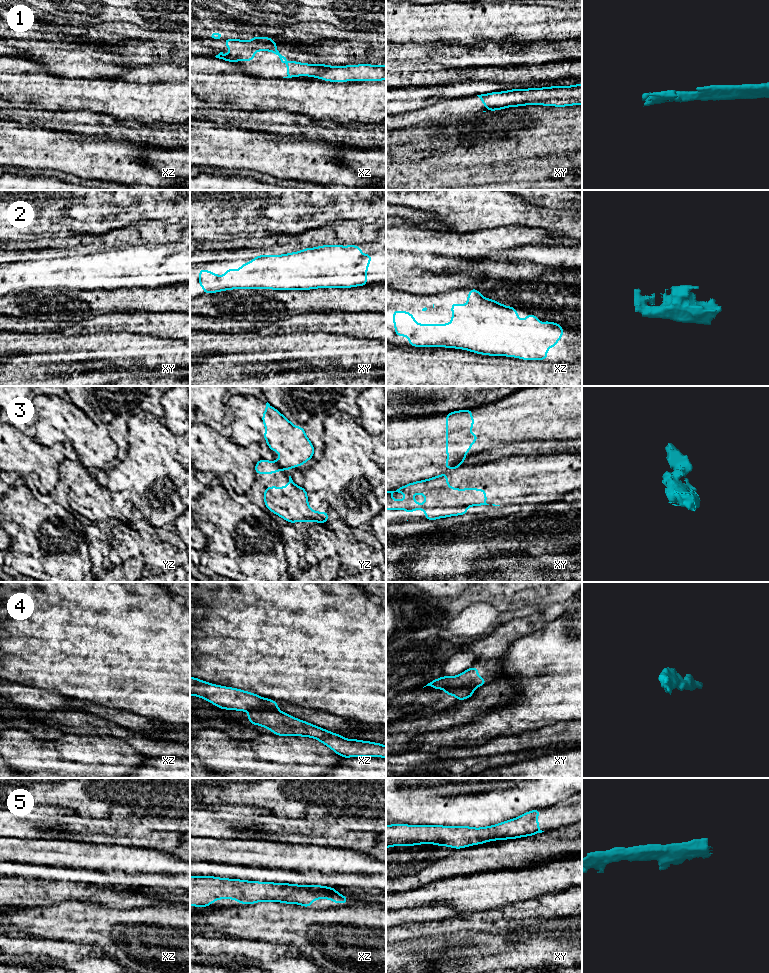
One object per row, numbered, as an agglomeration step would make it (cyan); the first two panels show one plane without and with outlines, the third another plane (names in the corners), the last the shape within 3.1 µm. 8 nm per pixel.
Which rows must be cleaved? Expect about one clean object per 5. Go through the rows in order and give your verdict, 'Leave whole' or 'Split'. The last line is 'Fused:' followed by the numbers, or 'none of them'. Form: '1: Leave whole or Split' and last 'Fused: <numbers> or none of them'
1: Leave whole
2: Leave whole
3: Split
4: Split
5: Leave whole
Fused: 3, 4

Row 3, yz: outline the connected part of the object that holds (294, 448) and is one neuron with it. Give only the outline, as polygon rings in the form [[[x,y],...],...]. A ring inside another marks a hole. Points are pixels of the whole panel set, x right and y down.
[[[268,402],[262,421],[266,428],[263,436],[270,450],[279,452],[277,463],[282,469],[294,469],[296,465],[300,468],[306,461],[313,458],[313,444],[307,438],[302,426],[294,426]]]

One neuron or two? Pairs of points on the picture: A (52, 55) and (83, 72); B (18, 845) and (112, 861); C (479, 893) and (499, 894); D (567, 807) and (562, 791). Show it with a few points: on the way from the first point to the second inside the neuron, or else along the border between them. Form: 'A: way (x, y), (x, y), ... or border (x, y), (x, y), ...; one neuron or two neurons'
A: way (60, 57), (75, 64); one neuron
B: way (41, 851), (89, 856); one neuron
C: way (484, 893), (494, 893); one neuron
D: border (571, 795), (543, 808); two neurons

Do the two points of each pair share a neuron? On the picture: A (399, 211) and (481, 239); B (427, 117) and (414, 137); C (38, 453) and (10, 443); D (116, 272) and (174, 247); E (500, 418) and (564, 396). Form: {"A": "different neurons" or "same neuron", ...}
{"A": "different neurons", "B": "different neurons", "C": "same neuron", "D": "different neurons", "E": "same neuron"}

